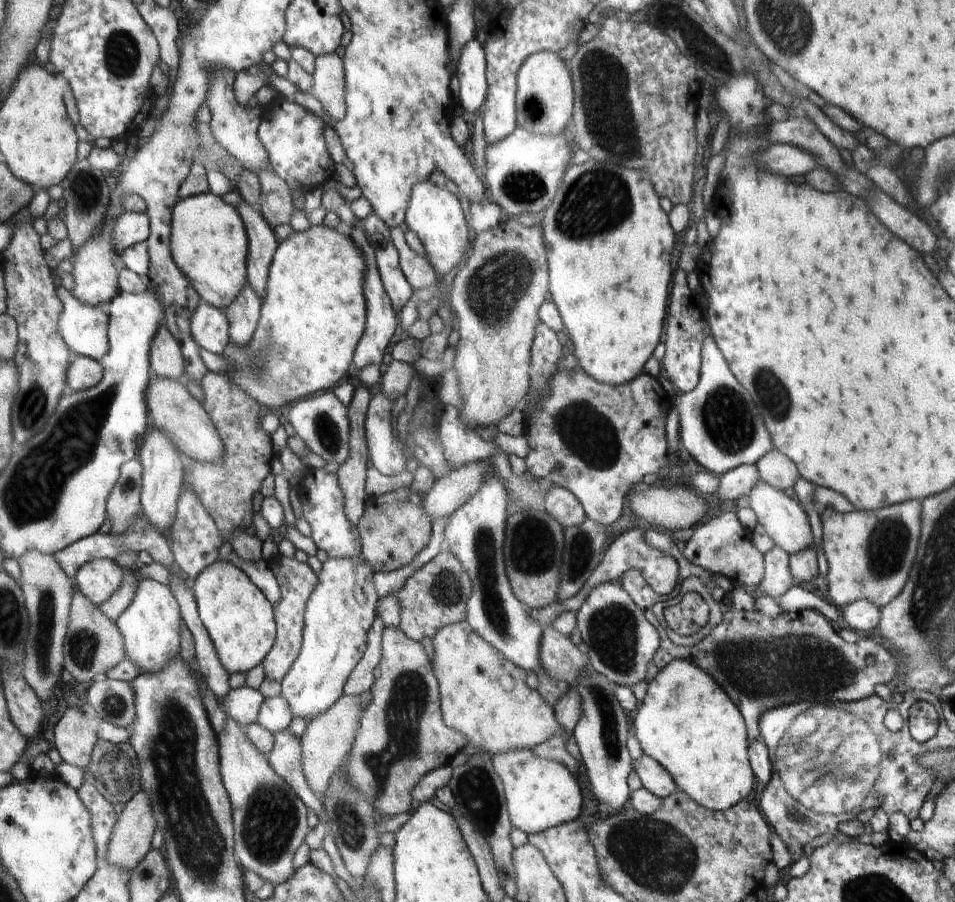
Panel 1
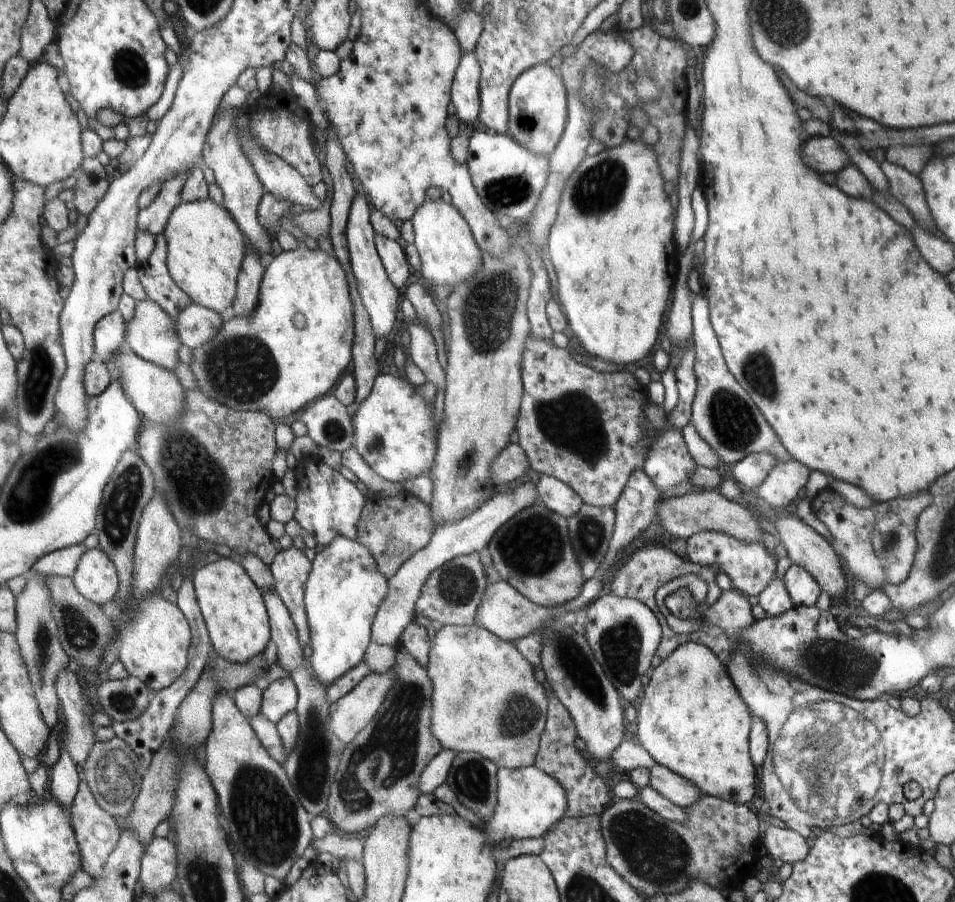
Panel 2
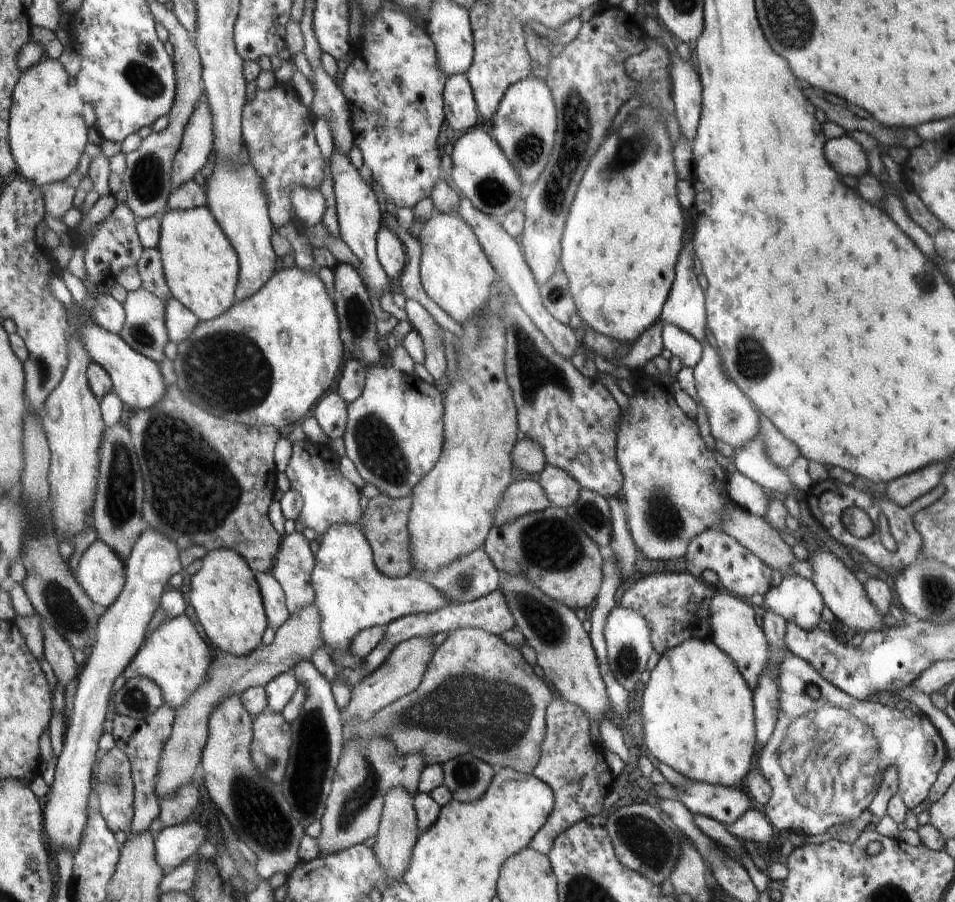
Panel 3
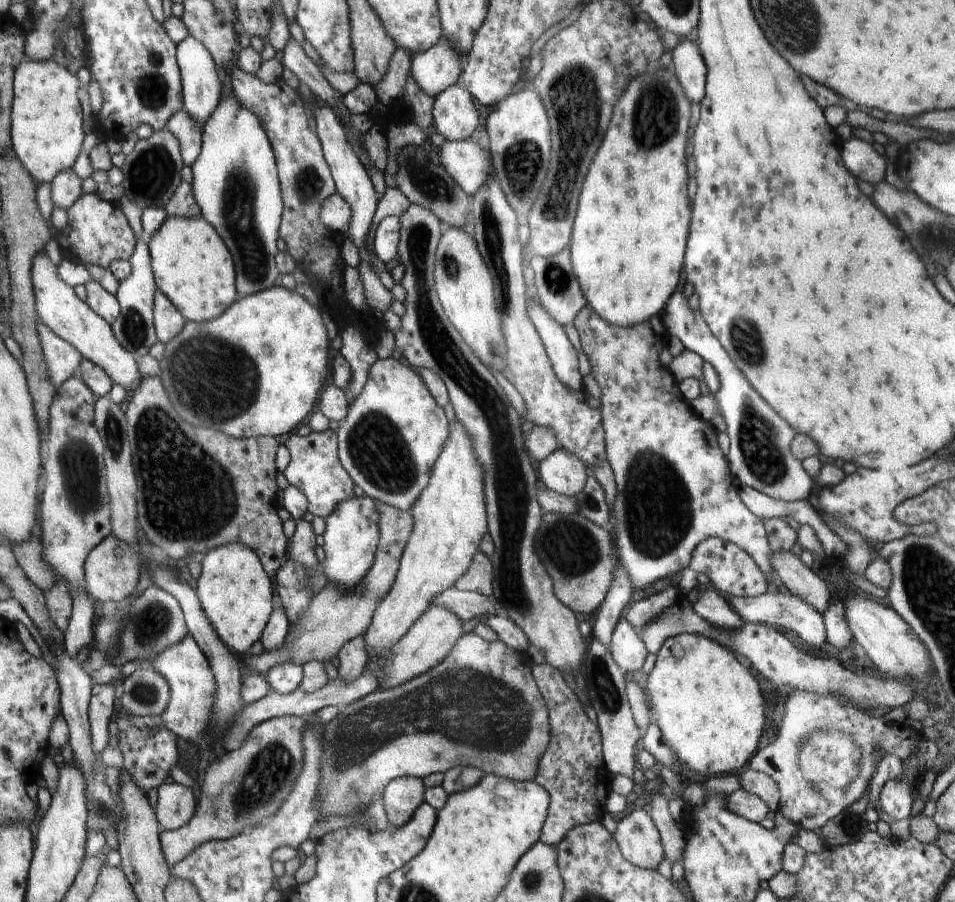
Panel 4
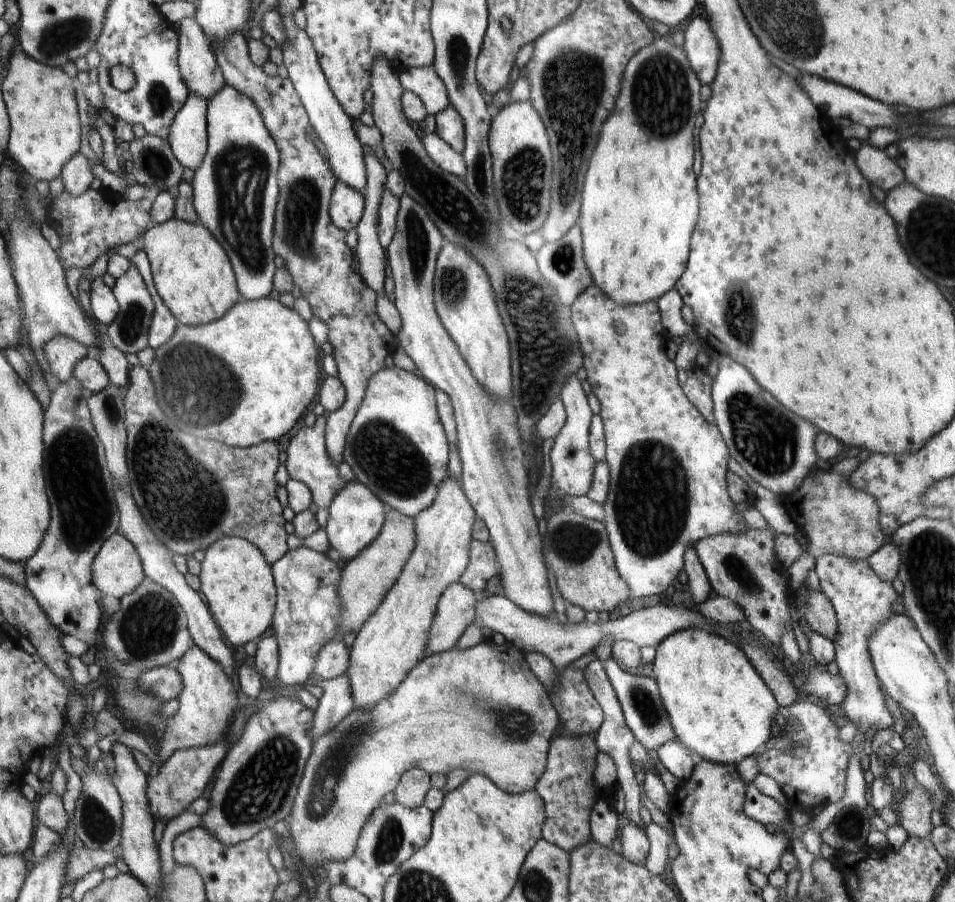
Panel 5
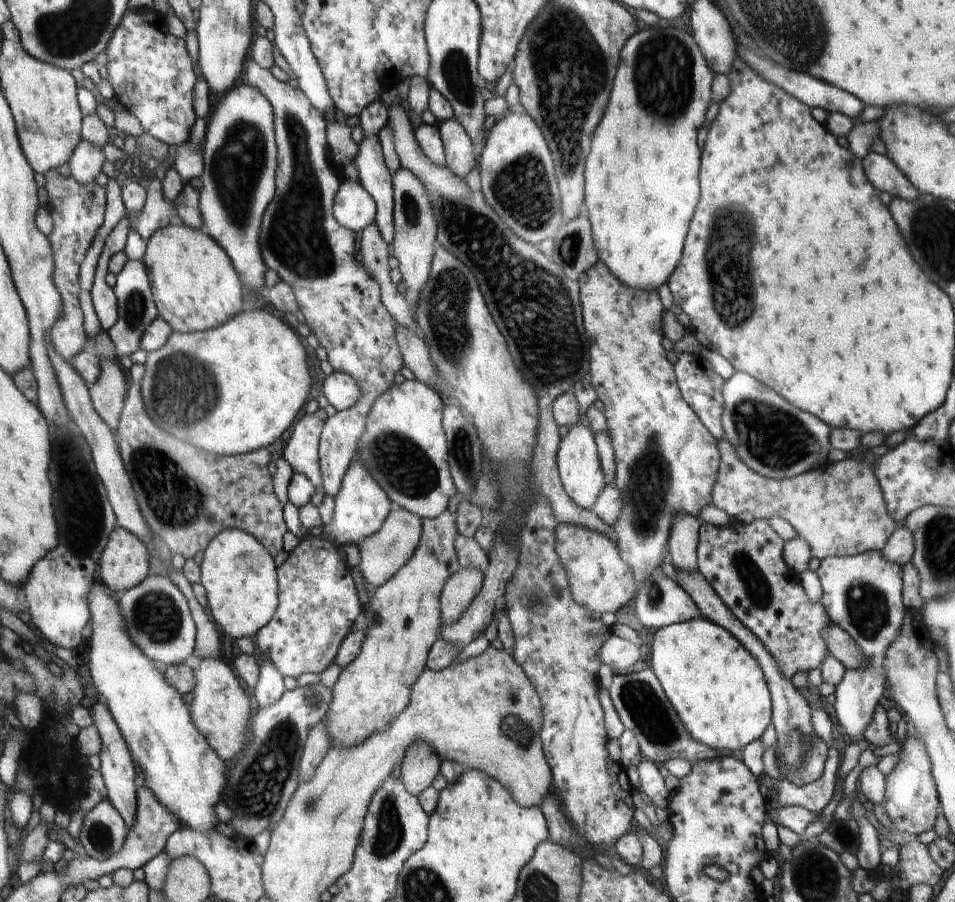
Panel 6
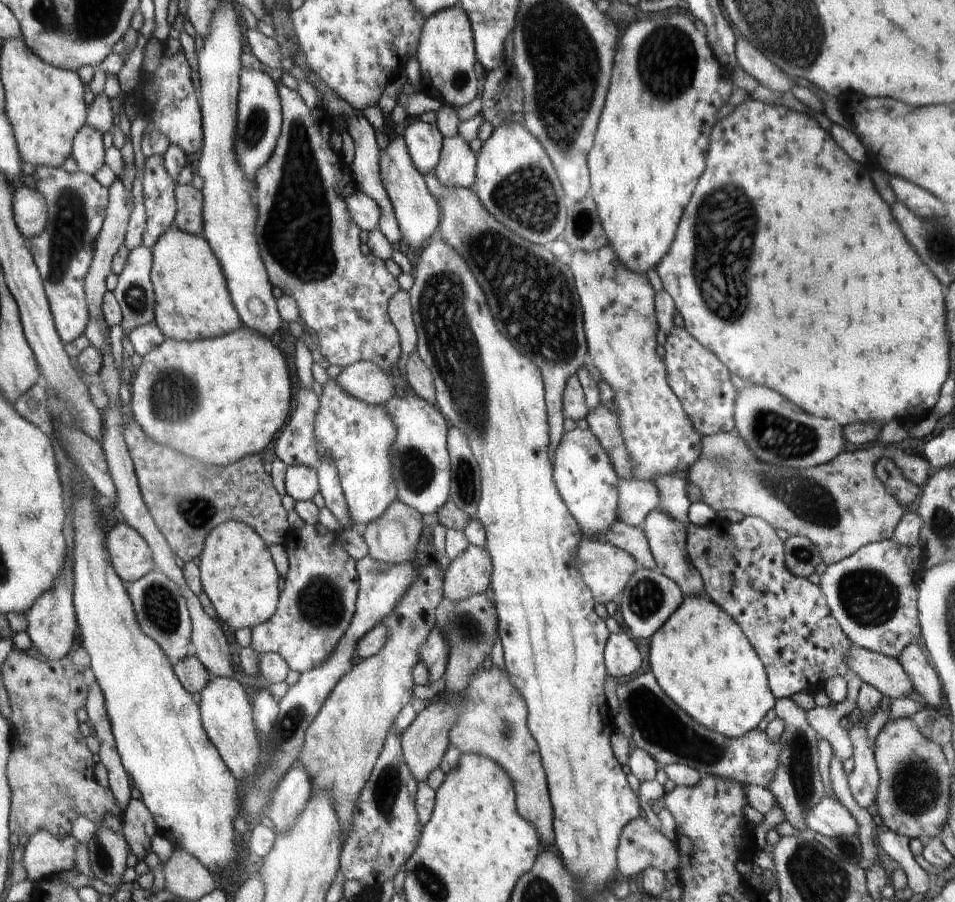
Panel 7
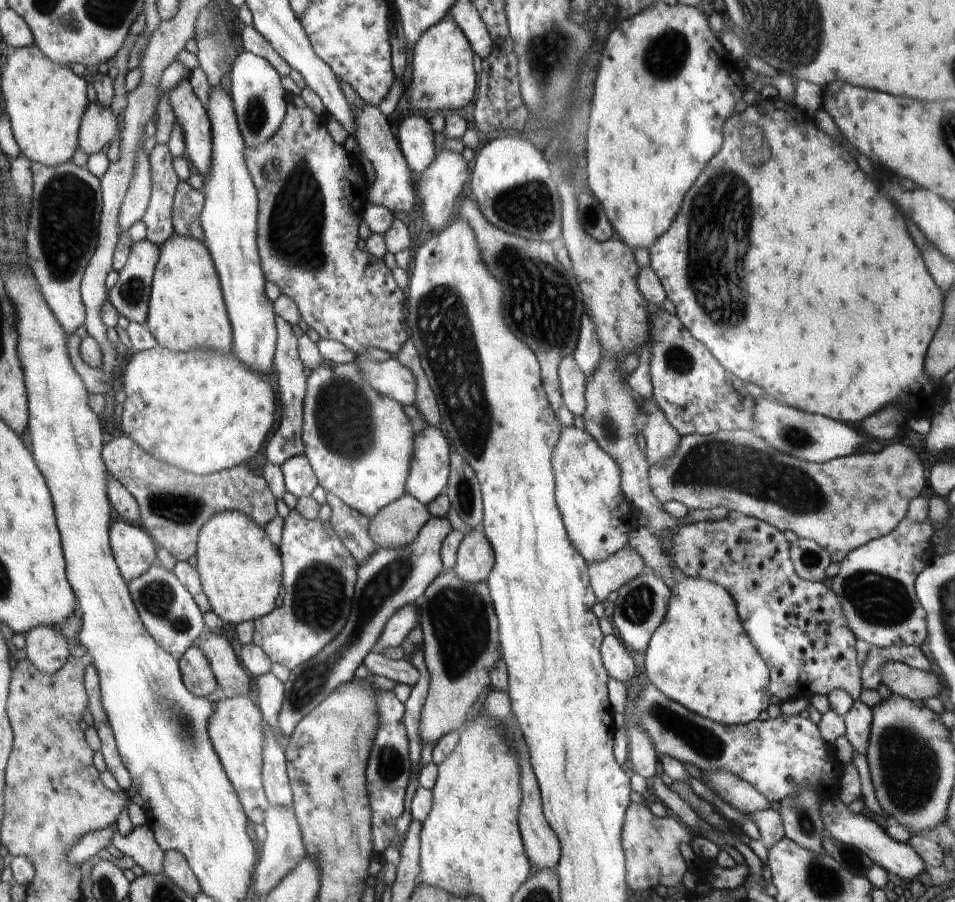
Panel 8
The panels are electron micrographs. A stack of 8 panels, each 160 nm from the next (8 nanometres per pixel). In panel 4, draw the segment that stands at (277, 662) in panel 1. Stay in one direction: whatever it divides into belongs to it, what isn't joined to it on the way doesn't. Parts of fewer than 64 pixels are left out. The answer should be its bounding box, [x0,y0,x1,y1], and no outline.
[290,519,318,569]

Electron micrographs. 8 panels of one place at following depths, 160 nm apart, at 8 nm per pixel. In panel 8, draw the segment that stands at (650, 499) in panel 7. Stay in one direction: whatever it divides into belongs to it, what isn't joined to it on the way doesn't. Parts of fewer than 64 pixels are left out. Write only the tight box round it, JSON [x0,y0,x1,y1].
[648,429,926,563]

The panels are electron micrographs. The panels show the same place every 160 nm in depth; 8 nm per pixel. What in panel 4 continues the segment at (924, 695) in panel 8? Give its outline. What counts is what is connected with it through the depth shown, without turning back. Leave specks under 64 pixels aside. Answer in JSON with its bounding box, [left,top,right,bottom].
[771,552,833,615]

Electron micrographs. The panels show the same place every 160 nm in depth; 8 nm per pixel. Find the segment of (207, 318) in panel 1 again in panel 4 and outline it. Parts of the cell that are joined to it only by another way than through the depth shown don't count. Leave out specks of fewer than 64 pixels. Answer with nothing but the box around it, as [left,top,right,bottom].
[155,290,187,344]

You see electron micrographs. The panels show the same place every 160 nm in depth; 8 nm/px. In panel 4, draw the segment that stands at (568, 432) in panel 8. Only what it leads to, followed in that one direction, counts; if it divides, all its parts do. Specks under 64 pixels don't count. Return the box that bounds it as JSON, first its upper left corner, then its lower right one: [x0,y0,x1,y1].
[527,297,590,497]

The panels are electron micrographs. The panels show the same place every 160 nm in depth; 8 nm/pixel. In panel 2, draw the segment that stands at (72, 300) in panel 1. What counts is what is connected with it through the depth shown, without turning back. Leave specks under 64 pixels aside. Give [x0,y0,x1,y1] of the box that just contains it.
[95,309,127,363]

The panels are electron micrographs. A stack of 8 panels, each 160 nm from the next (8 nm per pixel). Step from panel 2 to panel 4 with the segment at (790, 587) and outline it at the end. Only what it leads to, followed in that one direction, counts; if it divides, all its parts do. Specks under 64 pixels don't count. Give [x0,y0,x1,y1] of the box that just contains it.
[727,592,827,653]

